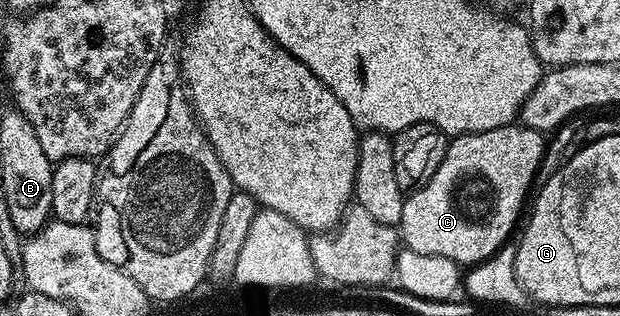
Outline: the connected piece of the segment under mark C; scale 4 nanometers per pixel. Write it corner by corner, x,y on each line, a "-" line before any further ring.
522,125
454,136
447,144
441,165
437,165
437,173
433,173
421,189
410,192
404,198
401,221
397,225
402,242
417,253
449,257
460,265
474,265
488,259
512,238
511,230
519,219
523,198
531,183
536,182
535,170
543,159
544,146
544,132

